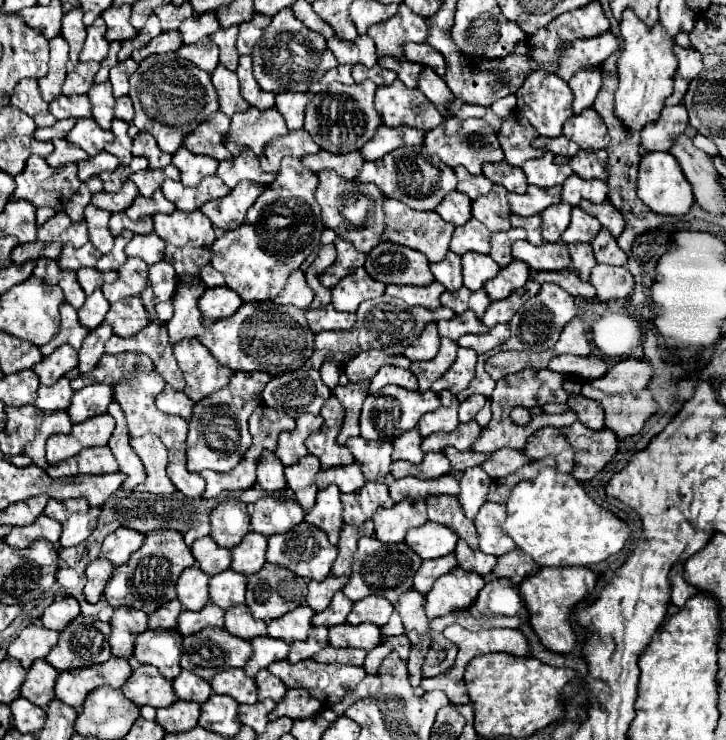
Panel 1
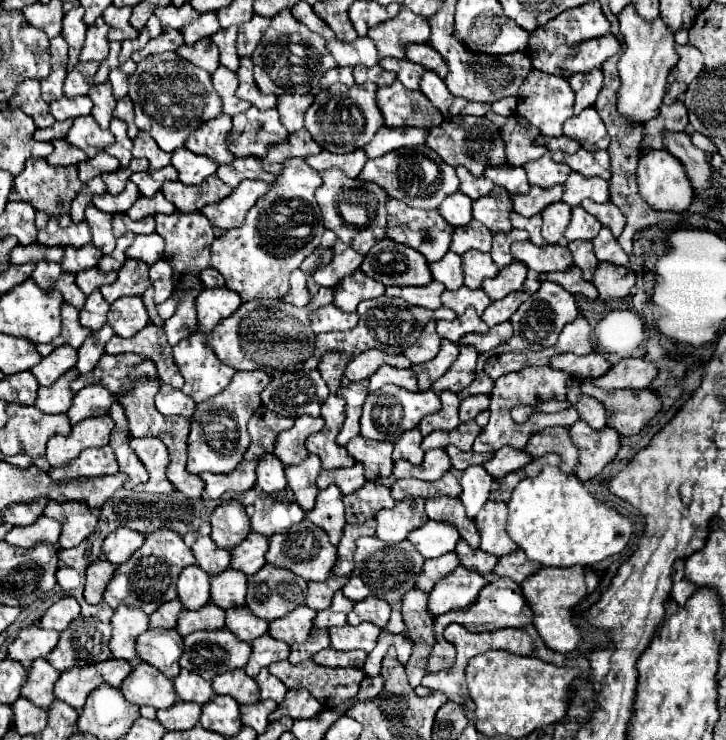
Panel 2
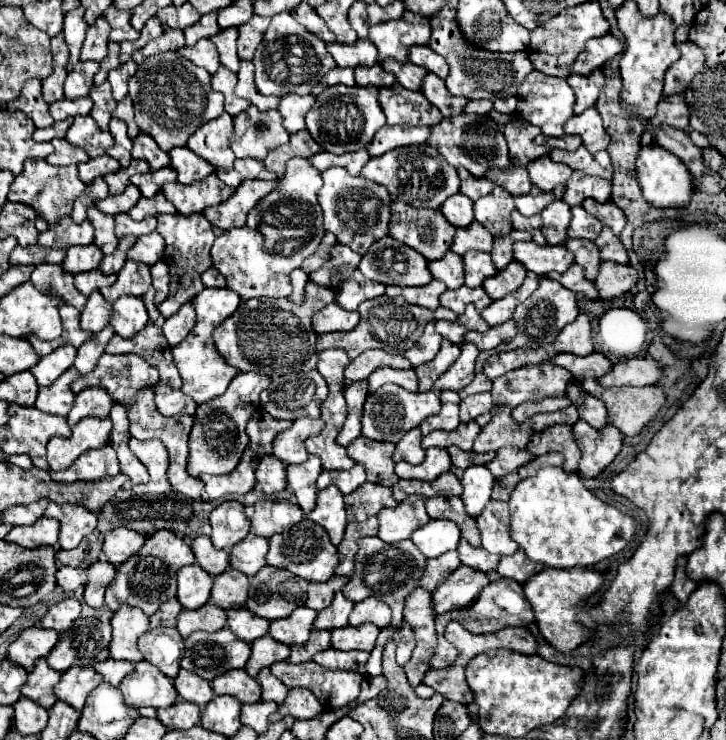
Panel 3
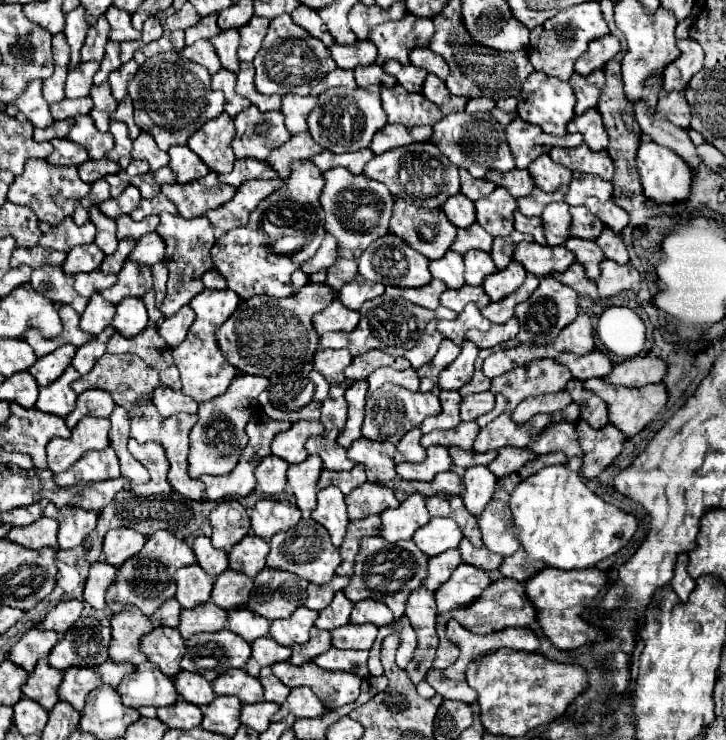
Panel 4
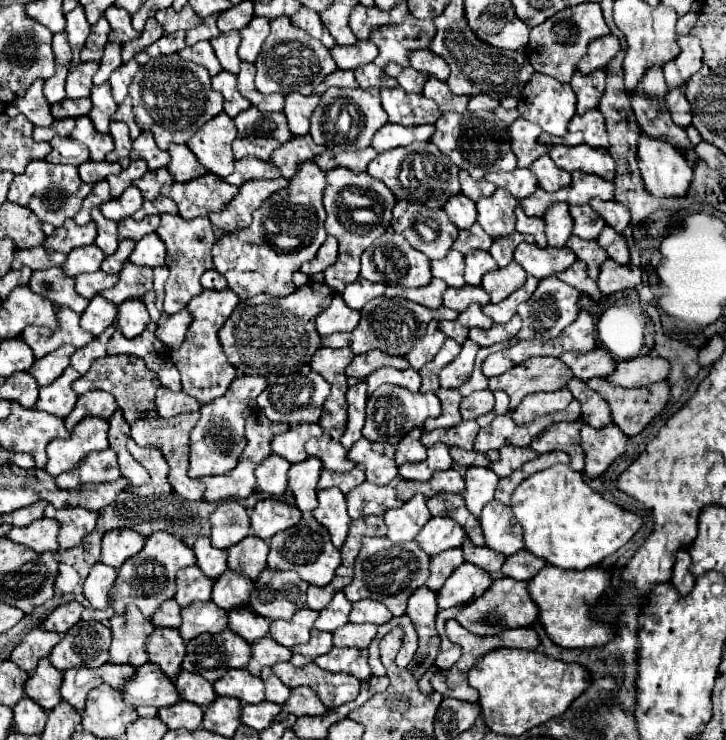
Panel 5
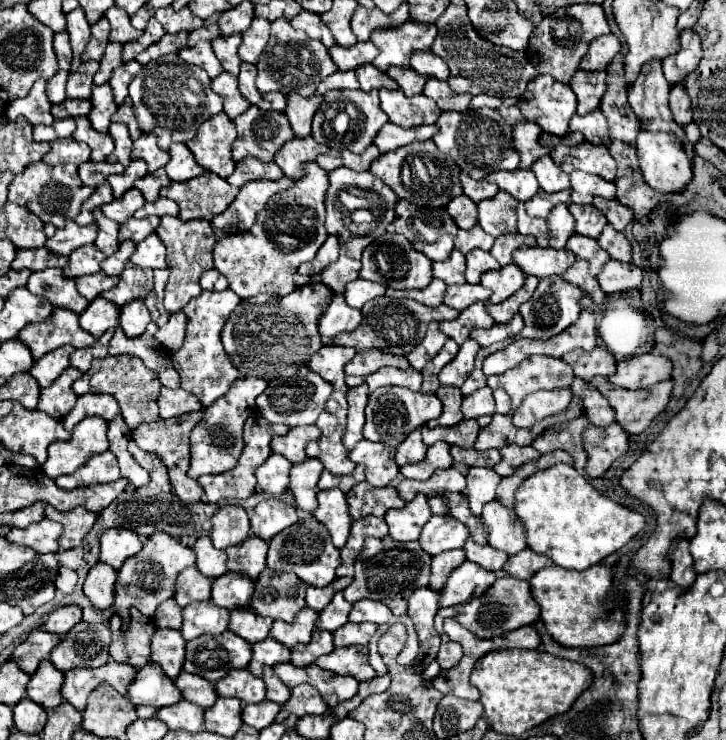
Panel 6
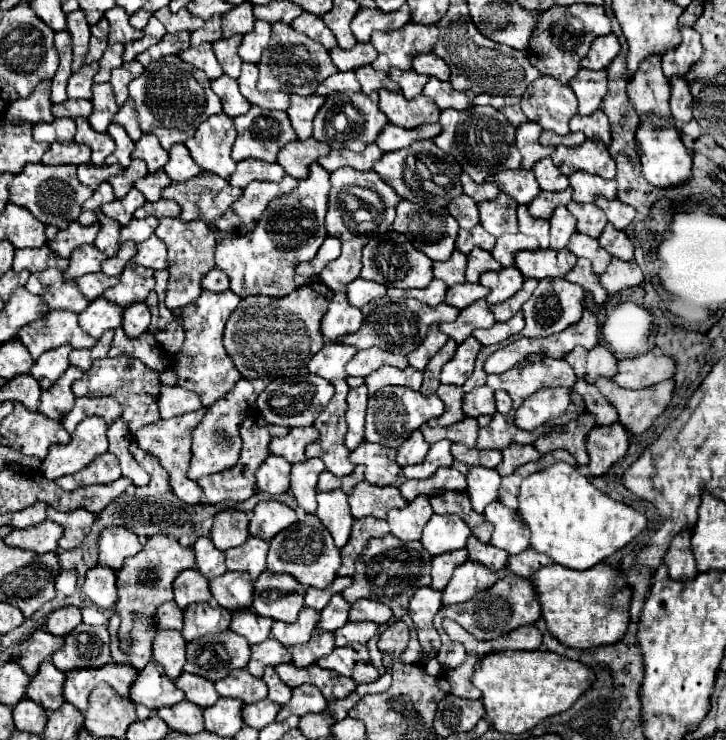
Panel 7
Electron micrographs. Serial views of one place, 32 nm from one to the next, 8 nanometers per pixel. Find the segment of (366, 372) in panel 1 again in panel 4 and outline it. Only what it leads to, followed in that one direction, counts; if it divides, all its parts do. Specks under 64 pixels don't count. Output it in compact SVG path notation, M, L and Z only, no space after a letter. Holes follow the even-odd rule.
M368 350L368 352L356 356L352 360L352 364L346 368L344 374L350 380L366 380L366 376L370 376L380 366L390 366L390 368L396 368L396 370L410 368L410 364L408 364L406 358L390 356L390 354L380 352L380 350Z

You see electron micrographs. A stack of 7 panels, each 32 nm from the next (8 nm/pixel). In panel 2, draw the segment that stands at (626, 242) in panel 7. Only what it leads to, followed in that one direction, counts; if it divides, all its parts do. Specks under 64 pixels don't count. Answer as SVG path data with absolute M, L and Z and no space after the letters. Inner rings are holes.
M602 228L600 234L596 236L596 240L592 240L592 244L594 244L596 258L600 262L608 262L608 264L616 264L616 266L628 264L626 252L620 248L618 240L612 236L612 232L608 232L608 228Z

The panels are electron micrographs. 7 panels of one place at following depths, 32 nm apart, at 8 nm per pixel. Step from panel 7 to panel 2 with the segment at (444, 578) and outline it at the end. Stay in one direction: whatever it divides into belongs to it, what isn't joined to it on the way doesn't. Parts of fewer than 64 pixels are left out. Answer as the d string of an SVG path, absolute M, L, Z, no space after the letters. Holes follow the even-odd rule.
M448 552L440 558L434 558L434 560L426 560L424 562L424 568L420 572L420 576L416 576L416 588L422 590L422 592L430 592L434 588L434 584L448 576L454 568L458 568L458 556L456 552Z

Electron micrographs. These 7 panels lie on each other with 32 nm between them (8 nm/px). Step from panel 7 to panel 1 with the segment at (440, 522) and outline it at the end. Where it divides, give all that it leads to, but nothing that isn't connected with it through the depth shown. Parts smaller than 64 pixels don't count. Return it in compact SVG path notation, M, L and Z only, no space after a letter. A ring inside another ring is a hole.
M426 522L424 526L410 528L404 542L408 542L408 546L416 554L420 554L422 560L426 560L426 558L440 558L454 552L458 536L454 530L442 524Z

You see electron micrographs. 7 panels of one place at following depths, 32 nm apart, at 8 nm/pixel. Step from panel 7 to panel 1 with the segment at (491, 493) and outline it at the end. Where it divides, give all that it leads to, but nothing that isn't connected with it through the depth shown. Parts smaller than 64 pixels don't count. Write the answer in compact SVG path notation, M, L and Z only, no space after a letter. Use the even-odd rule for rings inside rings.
M480 466L468 468L464 472L464 476L460 478L462 490L458 494L458 502L460 502L468 520L474 520L476 512L486 502L486 494L488 494L490 484L492 484L492 478Z

